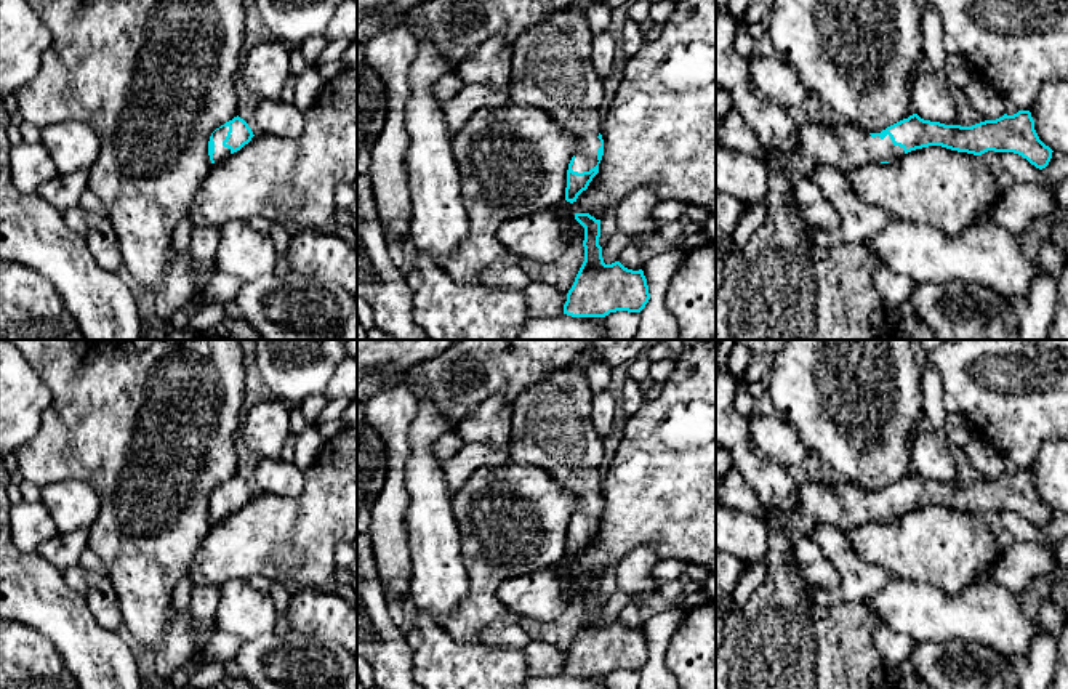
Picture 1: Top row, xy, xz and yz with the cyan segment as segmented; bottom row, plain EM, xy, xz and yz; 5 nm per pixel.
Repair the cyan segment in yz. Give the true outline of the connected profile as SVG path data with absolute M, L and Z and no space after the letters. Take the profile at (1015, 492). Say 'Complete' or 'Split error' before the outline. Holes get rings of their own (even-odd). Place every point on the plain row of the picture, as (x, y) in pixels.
Split error. M1030 469L1004 473L972 486L945 484L913 473L881 492L863 490L841 477L828 482L799 481L796 510L764 505L769 519L767 578L743 607L724 620L724 641L716 651L716 689L887 689L887 668L873 641L881 618L865 602L817 604L817 590L799 575L794 540L809 538L817 526L833 526L847 534L858 526L889 522L929 505L974 514L1014 511L1039 529L1049 524L1054 511L1039 498Z

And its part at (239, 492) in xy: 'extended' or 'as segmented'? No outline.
extended

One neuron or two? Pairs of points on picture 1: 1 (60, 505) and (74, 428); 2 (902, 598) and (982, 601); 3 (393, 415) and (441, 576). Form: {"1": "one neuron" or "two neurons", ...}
{"1": "two neurons", "2": "one neuron", "3": "two neurons"}

